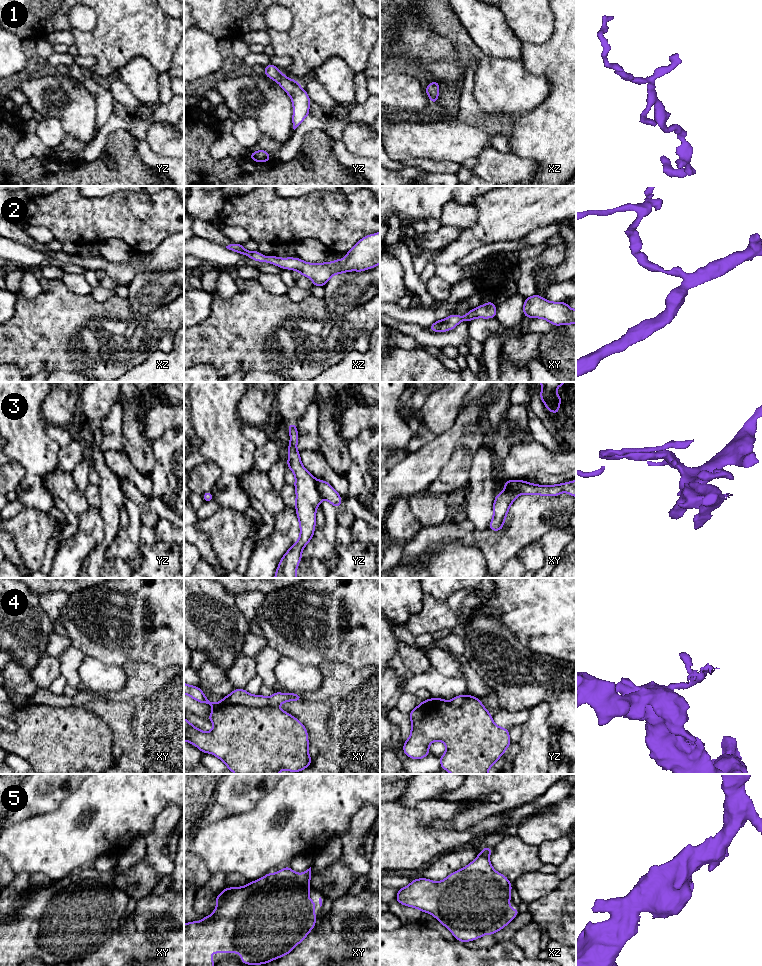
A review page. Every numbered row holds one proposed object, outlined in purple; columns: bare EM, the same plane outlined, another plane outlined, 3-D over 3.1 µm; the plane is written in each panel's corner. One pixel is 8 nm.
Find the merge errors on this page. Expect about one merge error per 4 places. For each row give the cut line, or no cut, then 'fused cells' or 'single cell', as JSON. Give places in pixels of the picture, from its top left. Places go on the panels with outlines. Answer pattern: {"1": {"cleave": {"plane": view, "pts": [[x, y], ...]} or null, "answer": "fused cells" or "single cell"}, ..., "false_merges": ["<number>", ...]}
{"1": {"cleave": null, "answer": "single cell"}, "2": {"cleave": null, "answer": "single cell"}, "3": {"cleave": {"plane": "yz", "pts": [[315, 480], [318, 493], [322, 498]]}, "answer": "fused cells"}, "4": {"cleave": {"plane": "xy", "pts": [[277, 705], [246, 706], [224, 703], [214, 708]]}, "answer": "fused cells"}, "5": {"cleave": null, "answer": "single cell"}, "false_merges": ["3", "4"]}

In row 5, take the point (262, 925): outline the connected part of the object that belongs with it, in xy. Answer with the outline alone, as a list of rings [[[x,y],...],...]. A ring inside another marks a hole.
[[[286,866],[275,874],[267,873],[264,877],[248,882],[244,887],[225,889],[216,896],[217,906],[210,916],[202,921],[184,924],[184,966],[215,966],[212,953],[240,953],[243,964],[266,964],[289,954],[315,927],[318,919],[314,915],[315,902],[309,898],[311,867],[302,874]]]

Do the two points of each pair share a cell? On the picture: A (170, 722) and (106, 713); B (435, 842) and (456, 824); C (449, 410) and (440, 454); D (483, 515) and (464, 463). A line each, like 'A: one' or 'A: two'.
A: one
B: two
C: two
D: two

